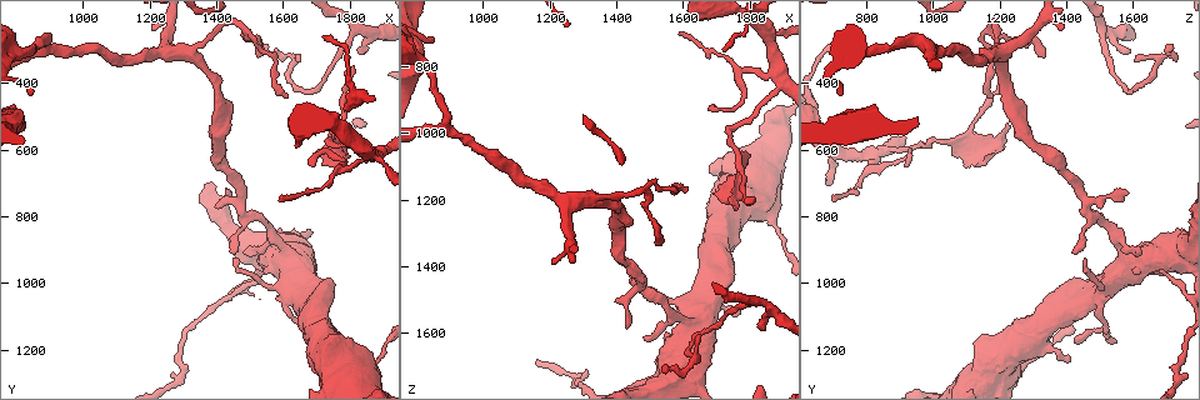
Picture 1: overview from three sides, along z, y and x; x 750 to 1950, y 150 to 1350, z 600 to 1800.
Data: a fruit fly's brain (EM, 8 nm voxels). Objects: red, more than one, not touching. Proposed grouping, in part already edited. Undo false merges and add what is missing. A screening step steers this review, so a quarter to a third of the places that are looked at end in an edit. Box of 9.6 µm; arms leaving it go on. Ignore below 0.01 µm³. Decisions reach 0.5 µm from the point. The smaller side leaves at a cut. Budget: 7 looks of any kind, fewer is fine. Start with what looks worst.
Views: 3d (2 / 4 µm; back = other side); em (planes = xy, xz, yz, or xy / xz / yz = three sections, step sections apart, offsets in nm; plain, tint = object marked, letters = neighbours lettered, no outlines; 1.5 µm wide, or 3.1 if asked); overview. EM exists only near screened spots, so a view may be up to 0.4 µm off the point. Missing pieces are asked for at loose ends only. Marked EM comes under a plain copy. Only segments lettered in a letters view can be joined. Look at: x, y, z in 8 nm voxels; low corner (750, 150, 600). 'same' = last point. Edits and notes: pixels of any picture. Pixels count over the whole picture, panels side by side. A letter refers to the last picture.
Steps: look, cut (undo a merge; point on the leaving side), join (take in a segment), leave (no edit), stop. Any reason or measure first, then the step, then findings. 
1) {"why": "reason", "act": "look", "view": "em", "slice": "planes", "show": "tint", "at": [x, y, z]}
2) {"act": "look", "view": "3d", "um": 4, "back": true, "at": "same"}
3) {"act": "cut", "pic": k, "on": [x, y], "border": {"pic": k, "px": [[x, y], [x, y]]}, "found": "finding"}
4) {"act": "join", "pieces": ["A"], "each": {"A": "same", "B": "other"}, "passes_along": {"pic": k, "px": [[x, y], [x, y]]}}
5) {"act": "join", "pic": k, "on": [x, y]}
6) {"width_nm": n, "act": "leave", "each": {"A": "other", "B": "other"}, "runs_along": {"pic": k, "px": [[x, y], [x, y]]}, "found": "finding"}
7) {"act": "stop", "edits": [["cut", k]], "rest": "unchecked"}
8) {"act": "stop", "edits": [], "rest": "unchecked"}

{"why": "thin end", "act": "look", "view": "3d", "um": 2, "at": [1650, 330, 1610]}

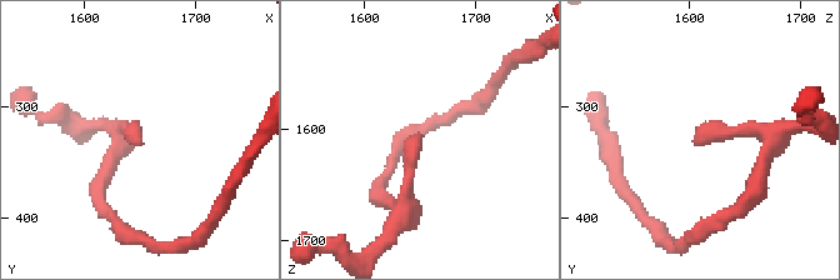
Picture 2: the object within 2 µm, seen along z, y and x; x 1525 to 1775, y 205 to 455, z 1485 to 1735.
{"why": "need the tissue", "act": "look", "view": "em", "slice": "planes", "show": "letters", "at": [1656, 332, 1608]}

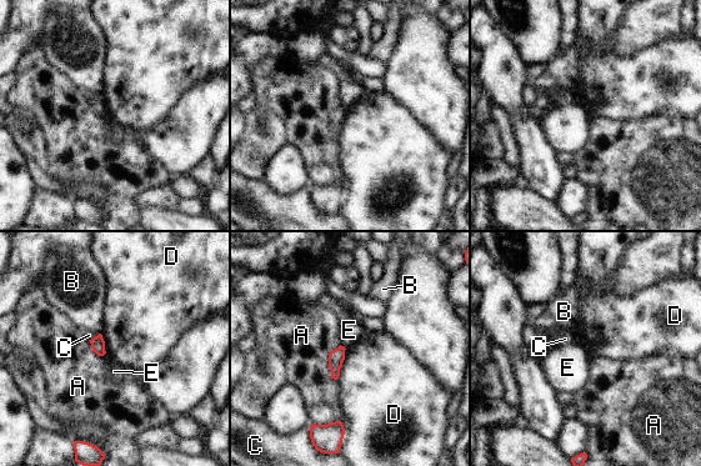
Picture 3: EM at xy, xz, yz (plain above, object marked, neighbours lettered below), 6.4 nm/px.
{"width_nm": 90, "act": "leave", "each": {"A": "other", "B": "other", "C": "other", "D": "other", "E": "other"}, "border": {"pic": 3, "px": [[346, 349], [340, 375], [336, 379]]}, "found": "none of them fits"}

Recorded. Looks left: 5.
{"why": "branch stops here", "act": "look", "view": "3d", "um": 4, "at": [1620, 440, 1170]}

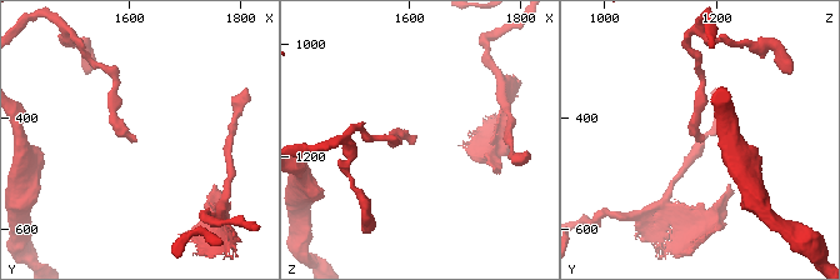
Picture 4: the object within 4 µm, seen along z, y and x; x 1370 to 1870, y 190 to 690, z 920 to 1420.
{"act": "look", "view": "em", "slice": "planes", "show": "tint", "at": [1620, 440, 1170]}

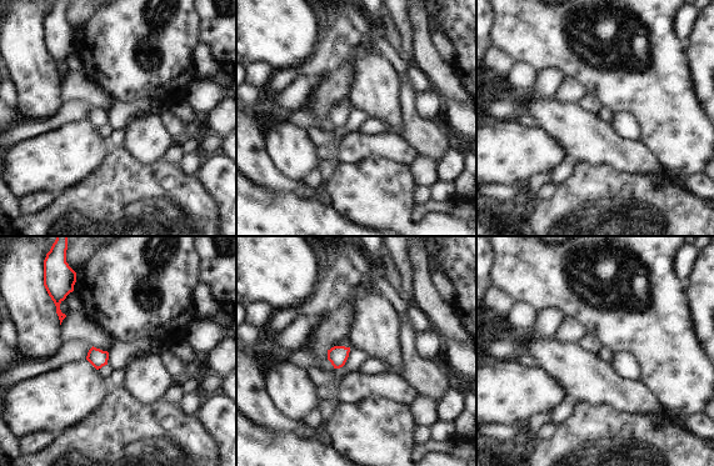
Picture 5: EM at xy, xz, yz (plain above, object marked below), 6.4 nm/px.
{"why": "what lies round it", "act": "look", "view": "em", "slice": "planes", "show": "letters", "at": "same"}

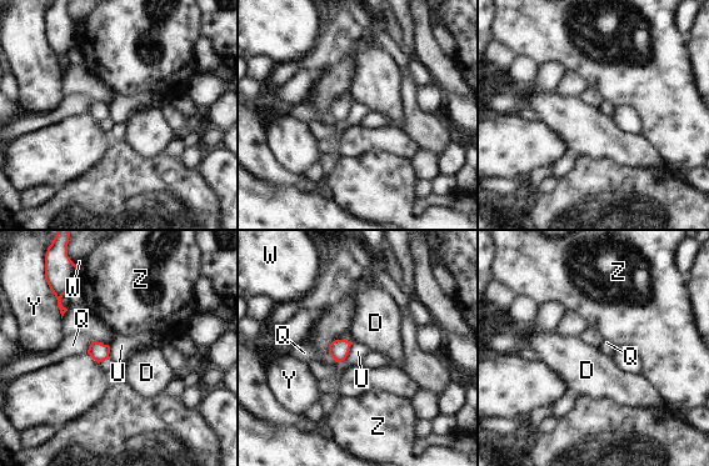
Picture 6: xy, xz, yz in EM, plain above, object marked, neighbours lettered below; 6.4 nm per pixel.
{"width_nm": 120, "act": "leave", "each": {"D": "other", "Q": "other", "U": "other", "W": "other", "Y": "other", "Z": "other"}, "border": {"pic": 6, "px": [[351, 341], [348, 355], [335, 362]]}, "found": "no lettered segment goes on from it"}

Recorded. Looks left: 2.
{"why": "thin end", "act": "look", "view": "em", "slice": "planes", "show": "letters", "at": [1590, 740, 690]}

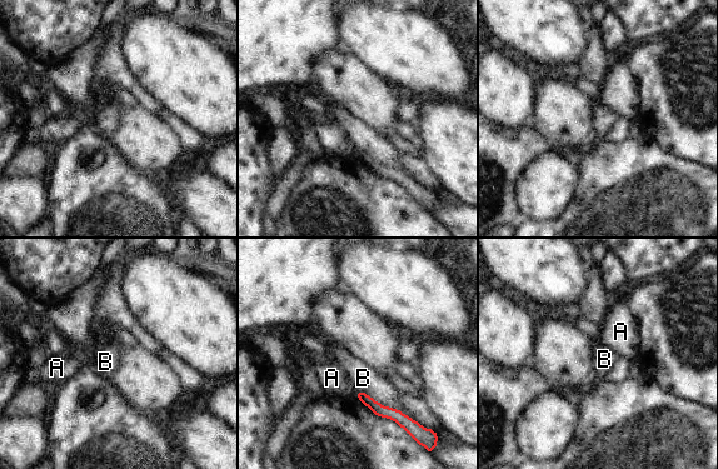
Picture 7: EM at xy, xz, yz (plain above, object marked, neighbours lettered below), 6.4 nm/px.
{"act": "leave", "each": {"A": "other", "B": "other"}, "border": {"pic": 7, "px": [[359, 392], [415, 422]]}, "found": "no lettered segment goes on from it"}

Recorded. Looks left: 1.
{"act": "stop", "edits": [], "rest": "unchecked"}

